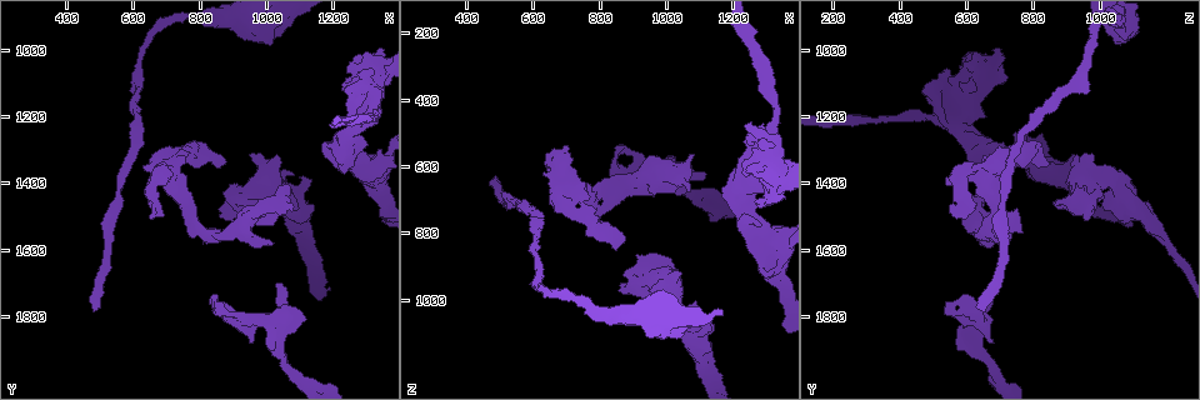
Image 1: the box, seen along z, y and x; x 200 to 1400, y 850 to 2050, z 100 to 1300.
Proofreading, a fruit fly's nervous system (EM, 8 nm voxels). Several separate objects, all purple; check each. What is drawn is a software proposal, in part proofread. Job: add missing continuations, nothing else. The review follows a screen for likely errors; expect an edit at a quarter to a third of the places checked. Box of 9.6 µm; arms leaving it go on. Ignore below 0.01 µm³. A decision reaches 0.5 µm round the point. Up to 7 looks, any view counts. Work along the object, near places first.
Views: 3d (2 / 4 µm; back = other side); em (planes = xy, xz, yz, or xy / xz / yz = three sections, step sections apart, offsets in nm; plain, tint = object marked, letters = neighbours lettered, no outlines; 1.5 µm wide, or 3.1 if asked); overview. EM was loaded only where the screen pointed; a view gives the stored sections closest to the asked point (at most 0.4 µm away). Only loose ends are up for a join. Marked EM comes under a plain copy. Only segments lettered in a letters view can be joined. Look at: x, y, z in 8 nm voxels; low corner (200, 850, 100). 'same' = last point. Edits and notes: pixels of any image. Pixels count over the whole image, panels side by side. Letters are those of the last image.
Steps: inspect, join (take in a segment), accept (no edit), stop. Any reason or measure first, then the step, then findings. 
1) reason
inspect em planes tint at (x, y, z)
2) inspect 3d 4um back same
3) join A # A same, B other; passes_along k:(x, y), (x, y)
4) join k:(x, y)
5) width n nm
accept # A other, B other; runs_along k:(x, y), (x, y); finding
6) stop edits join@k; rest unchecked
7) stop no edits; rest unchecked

branch stops here
inspect em xy step 4 tint at (660, 1490, 560)

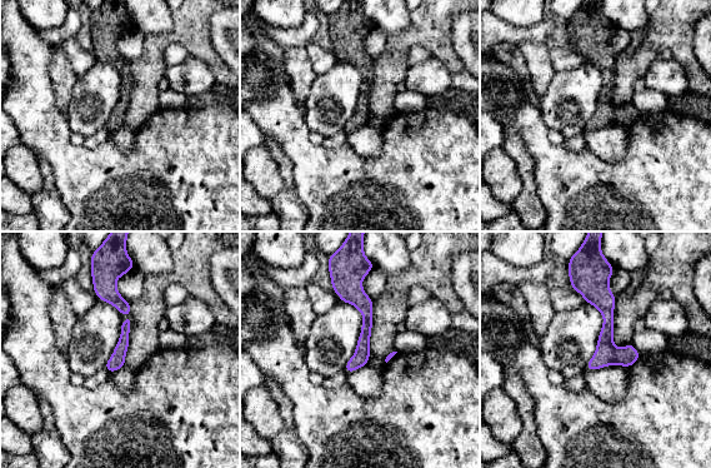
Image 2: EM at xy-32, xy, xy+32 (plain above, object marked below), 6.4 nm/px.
another direction
inspect em planes letters same

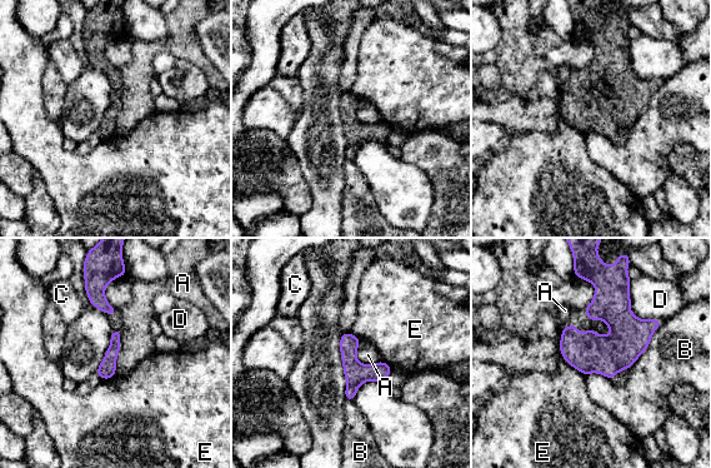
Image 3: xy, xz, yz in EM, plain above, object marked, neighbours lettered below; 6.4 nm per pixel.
accept # A other, B other, C other, D other, E other; border 3:(560, 332), (560, 354), (584, 376); no lettered segment goes on from it

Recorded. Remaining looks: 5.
free end
inspect 3d 2um at (850, 1350, 850)

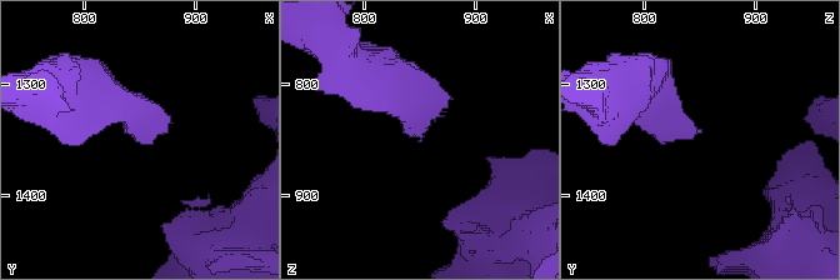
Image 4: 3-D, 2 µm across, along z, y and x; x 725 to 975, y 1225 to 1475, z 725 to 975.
inspect em planes letters at (852, 1344, 848)

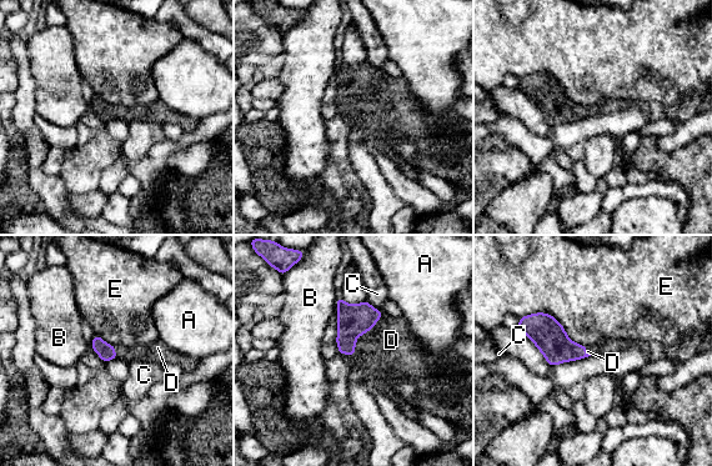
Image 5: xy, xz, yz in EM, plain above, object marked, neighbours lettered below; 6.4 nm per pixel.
join D # A other, B other, C other, D same, E other; passes_along 5:(354, 320), (362, 334), (391, 340); the neuron continues

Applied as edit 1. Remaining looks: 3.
redraw
inspect overview

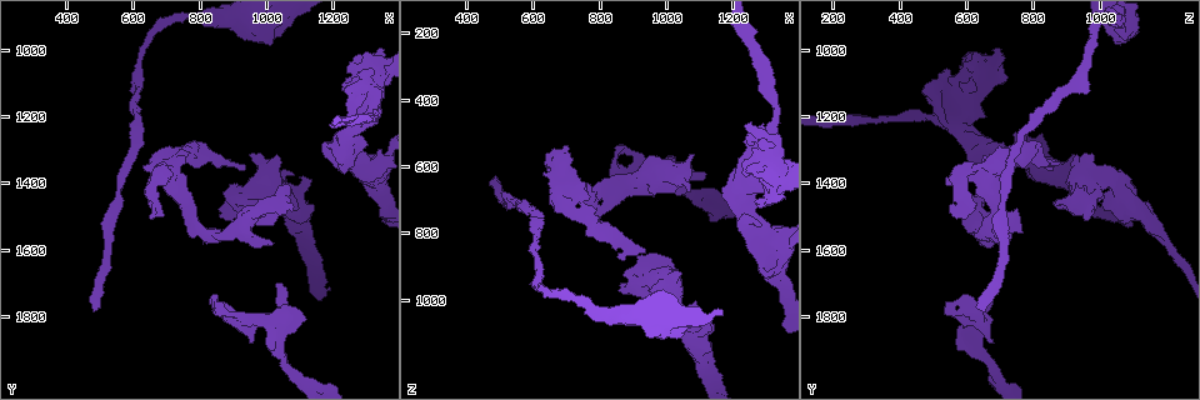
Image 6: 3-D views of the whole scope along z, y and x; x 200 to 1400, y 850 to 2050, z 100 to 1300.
free end
inspect em planes tint at (1040, 1700, 680)

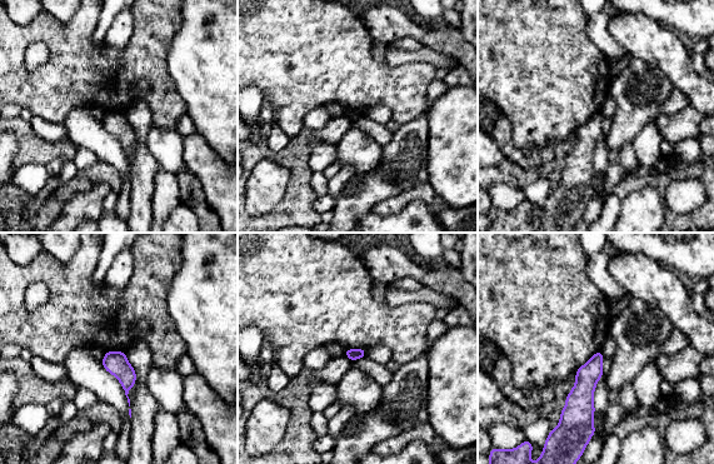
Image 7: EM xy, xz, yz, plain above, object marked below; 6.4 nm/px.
inspect em planes letters same

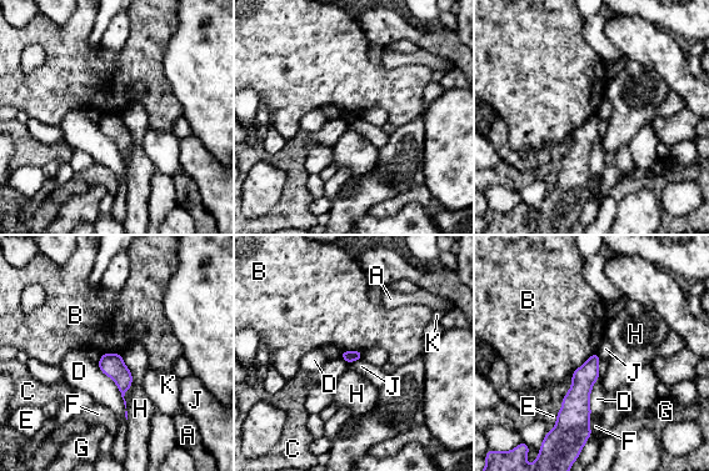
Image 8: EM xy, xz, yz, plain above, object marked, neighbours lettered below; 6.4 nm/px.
accept # A other, B other, C other, D other, E other, F other, G other, H other, J other, K other; border 8:(595, 351), (570, 375); no lettered segment goes on from it

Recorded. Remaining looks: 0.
stop edits join@5; rest unchecked

